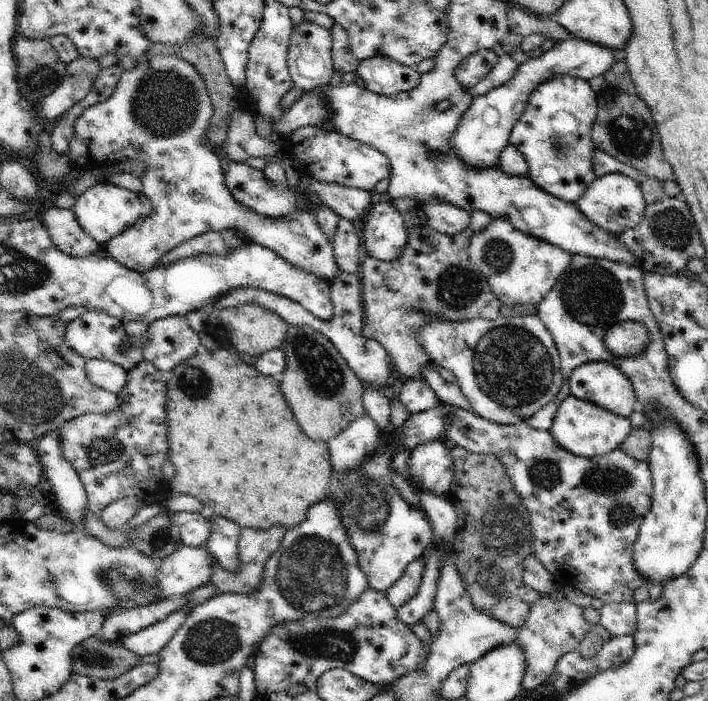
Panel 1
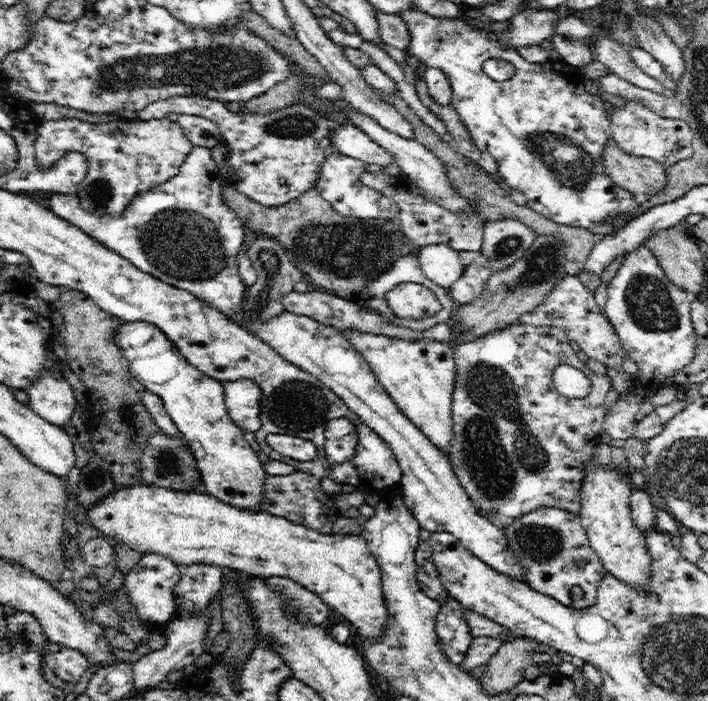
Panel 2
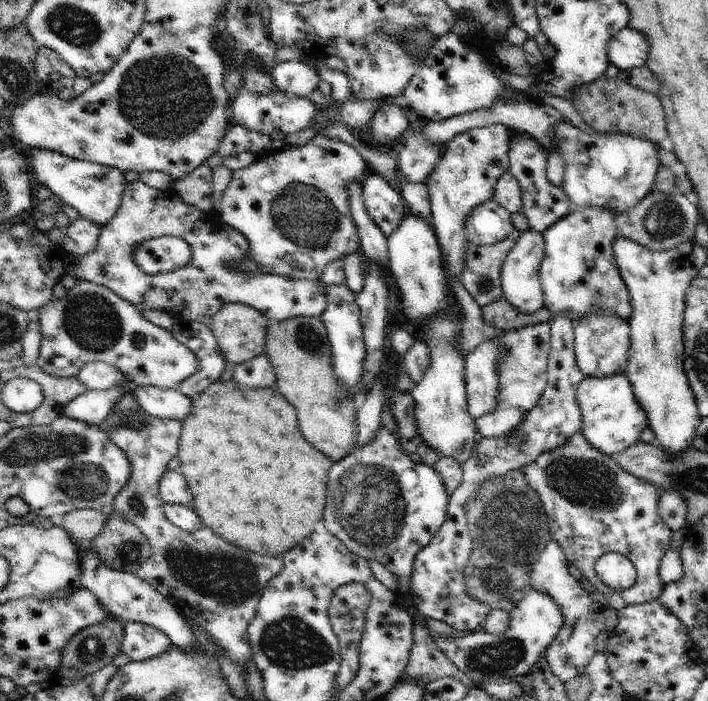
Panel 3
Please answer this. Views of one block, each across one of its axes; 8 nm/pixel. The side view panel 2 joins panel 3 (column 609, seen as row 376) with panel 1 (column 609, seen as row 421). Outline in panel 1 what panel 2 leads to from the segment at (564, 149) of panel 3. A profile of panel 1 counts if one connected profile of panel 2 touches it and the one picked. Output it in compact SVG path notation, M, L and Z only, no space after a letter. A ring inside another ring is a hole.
M605 174L596 178L586 192L582 194L580 200L575 202L576 208L590 220L594 222L598 228L603 228L610 234L620 236L630 228L636 228L645 215L647 204L644 200L644 193L641 184L636 180L632 180L624 174Z

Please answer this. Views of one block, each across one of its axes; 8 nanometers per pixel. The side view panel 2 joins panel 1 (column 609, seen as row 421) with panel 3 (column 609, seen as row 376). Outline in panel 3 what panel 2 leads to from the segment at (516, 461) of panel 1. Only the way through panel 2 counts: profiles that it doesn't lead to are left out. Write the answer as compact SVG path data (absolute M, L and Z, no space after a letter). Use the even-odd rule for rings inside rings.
M582 432L574 433L563 445L547 450L529 465L520 469L524 478L537 493L542 501L548 517L548 526L552 539L561 547L569 564L574 564L584 578L588 578L594 588L601 592L607 603L604 608L621 608L631 604L644 604L656 601L663 589L659 579L659 566L662 557L668 552L673 532L662 522L658 514L658 499L660 490L651 482L638 478L626 472L615 460L613 455L604 454L596 450L586 440ZM606 553L620 553L624 555L637 570L636 582L625 591L612 590L596 574L596 561Z

